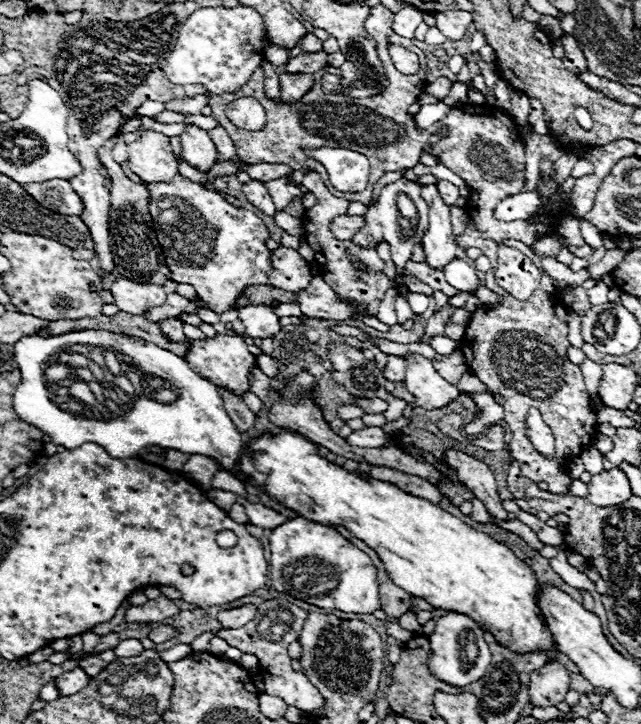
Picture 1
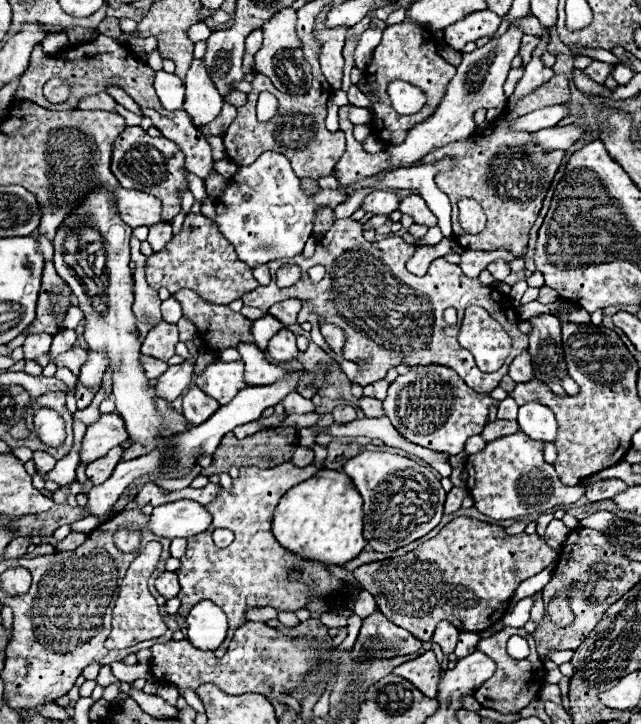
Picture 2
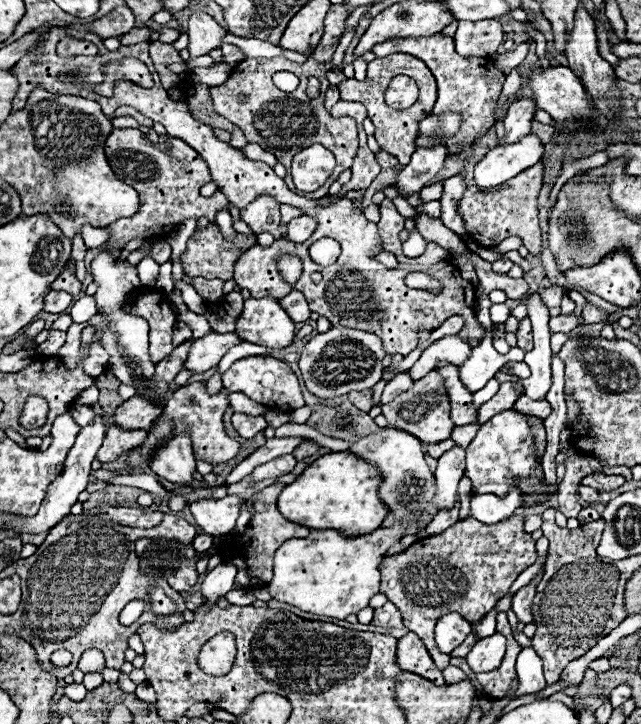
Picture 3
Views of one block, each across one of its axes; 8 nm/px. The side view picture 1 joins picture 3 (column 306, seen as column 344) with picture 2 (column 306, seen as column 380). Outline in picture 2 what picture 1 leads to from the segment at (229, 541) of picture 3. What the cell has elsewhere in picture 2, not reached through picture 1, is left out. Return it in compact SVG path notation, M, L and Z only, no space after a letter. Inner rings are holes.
M284 462L280 466L260 470L254 466L240 468L238 478L232 480L232 490L220 488L218 496L206 504L212 514L212 524L208 530L186 538L186 554L180 558L180 568L176 570L180 580L180 608L178 614L187 617L190 608L200 600L212 600L218 604L228 616L228 636L224 644L216 650L216 656L224 656L236 628L246 622L246 610L250 608L276 608L280 612L296 612L308 606L312 592L316 594L332 594L340 592L340 580L332 576L318 562L306 562L304 558L286 552L276 544L270 524L272 512L278 500L292 486L312 478L322 466L306 466L296 468L292 462ZM216 528L228 528L234 532L234 542L228 548L218 548L212 542L212 532ZM290 570L302 570L300 576L292 576ZM294 580L294 582L292 582Z

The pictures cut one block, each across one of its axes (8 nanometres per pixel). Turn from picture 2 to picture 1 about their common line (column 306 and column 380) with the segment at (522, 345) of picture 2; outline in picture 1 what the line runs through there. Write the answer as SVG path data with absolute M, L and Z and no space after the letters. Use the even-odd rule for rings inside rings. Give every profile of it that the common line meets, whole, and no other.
M308 172L304 174L302 178L302 184L306 190L310 190L316 198L318 198L318 204L308 208L302 222L304 222L304 236L306 236L306 242L316 250L316 264L322 264L322 278L324 282L336 292L336 296L340 296L342 300L350 300L350 302L356 302L360 308L366 308L368 314L376 316L378 312L378 306L380 306L380 300L382 300L382 276L380 274L372 274L368 282L356 282L354 280L354 274L358 272L354 268L354 262L364 262L364 268L382 268L384 262L382 258L376 254L374 248L364 248L364 246L358 246L354 244L352 240L336 240L332 236L332 230L330 230L330 224L332 224L332 216L342 216L346 214L348 210L348 200L346 198L336 198L328 192L328 188L324 186L322 178L318 172Z

